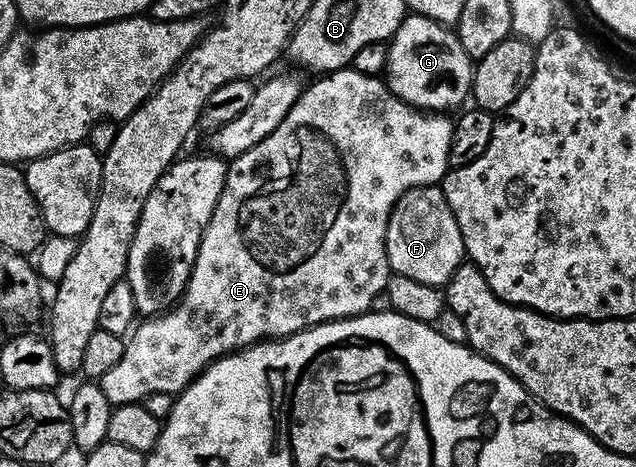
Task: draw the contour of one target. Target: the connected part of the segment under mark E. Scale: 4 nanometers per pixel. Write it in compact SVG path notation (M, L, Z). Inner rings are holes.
M349 66L338 72L321 75L312 85L305 87L300 93L298 102L278 122L276 129L258 146L246 150L240 156L231 157L228 173L222 194L214 206L214 214L210 214L210 222L204 228L204 237L200 239L196 261L188 279L188 285L180 299L167 312L144 318L131 329L124 345L122 358L118 358L106 374L98 377L100 389L113 406L117 404L135 404L147 401L147 396L156 396L159 392L179 394L191 380L195 380L208 365L213 364L220 356L229 352L238 352L250 344L259 344L262 340L279 340L282 336L293 336L307 328L325 324L331 320L344 320L347 316L361 316L369 311L376 299L385 295L388 287L390 269L386 258L386 226L388 218L398 198L412 188L425 188L428 184L439 185L444 175L450 171L448 155L450 154L450 138L452 137L451 119L439 112L424 111L398 98L380 76L367 76Z

